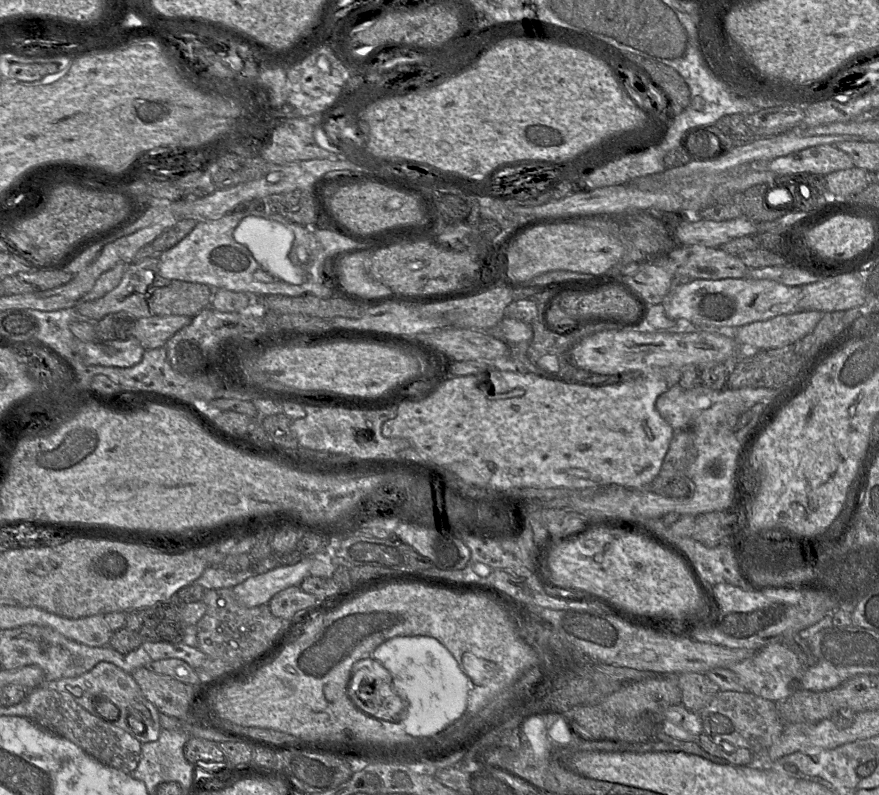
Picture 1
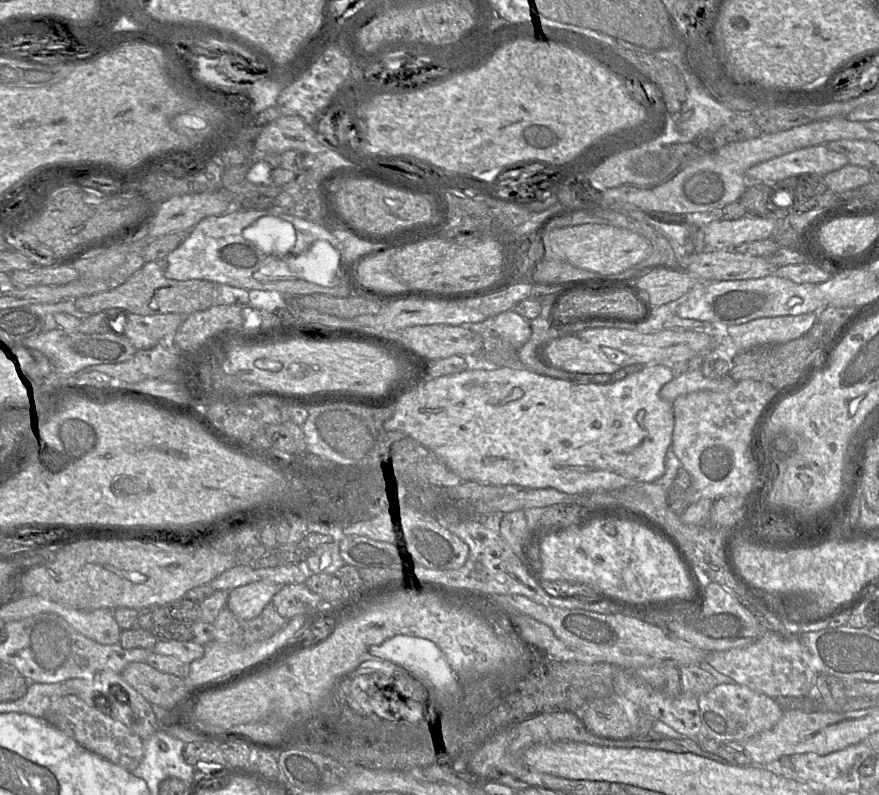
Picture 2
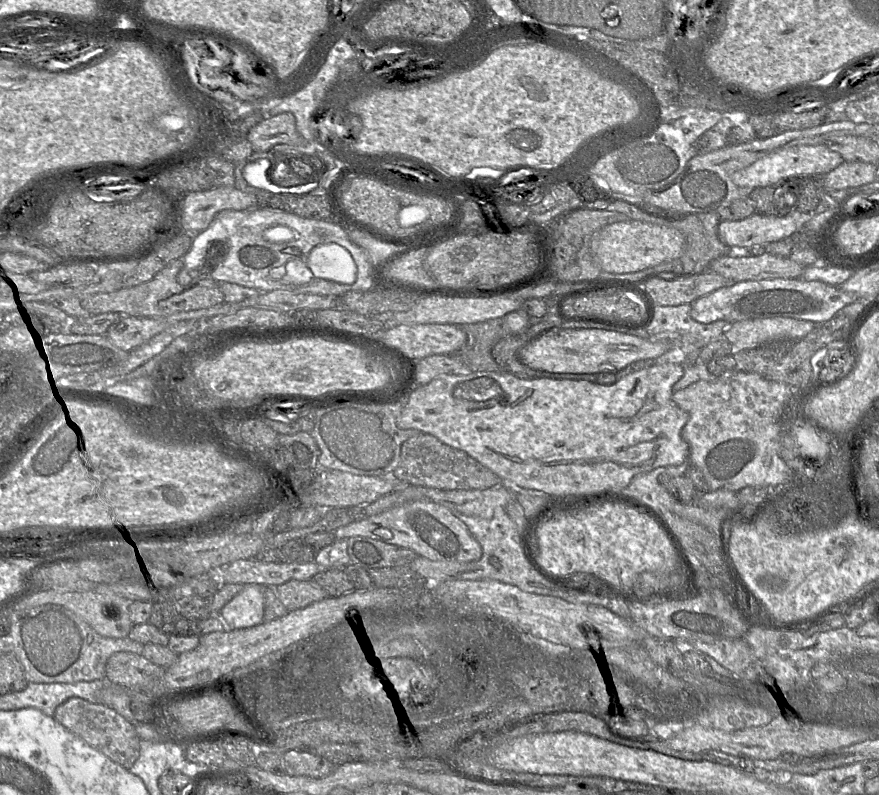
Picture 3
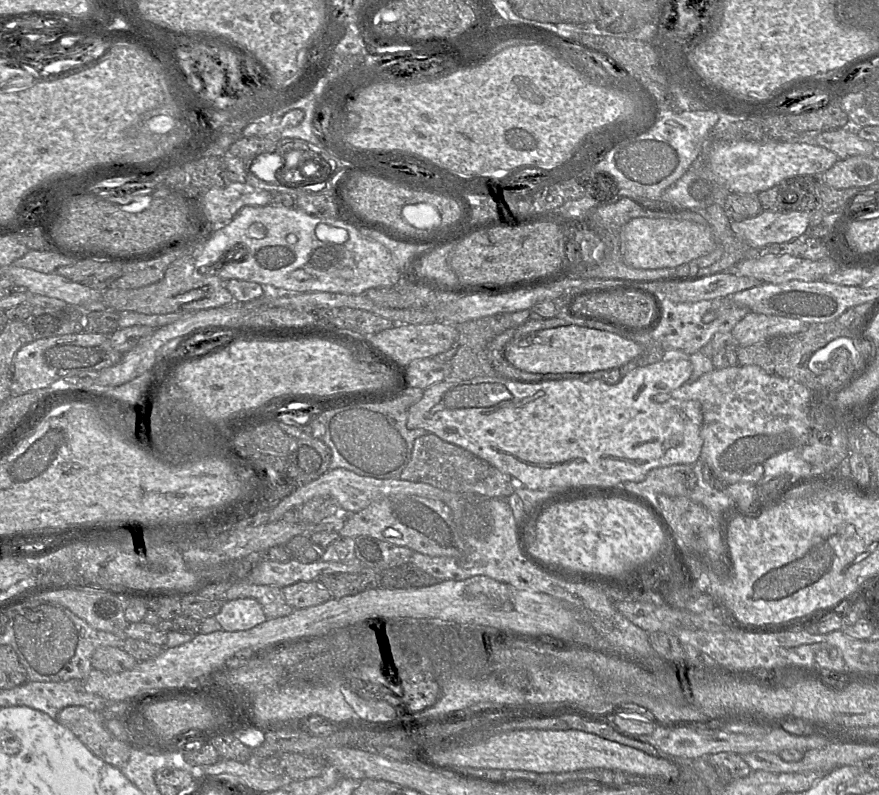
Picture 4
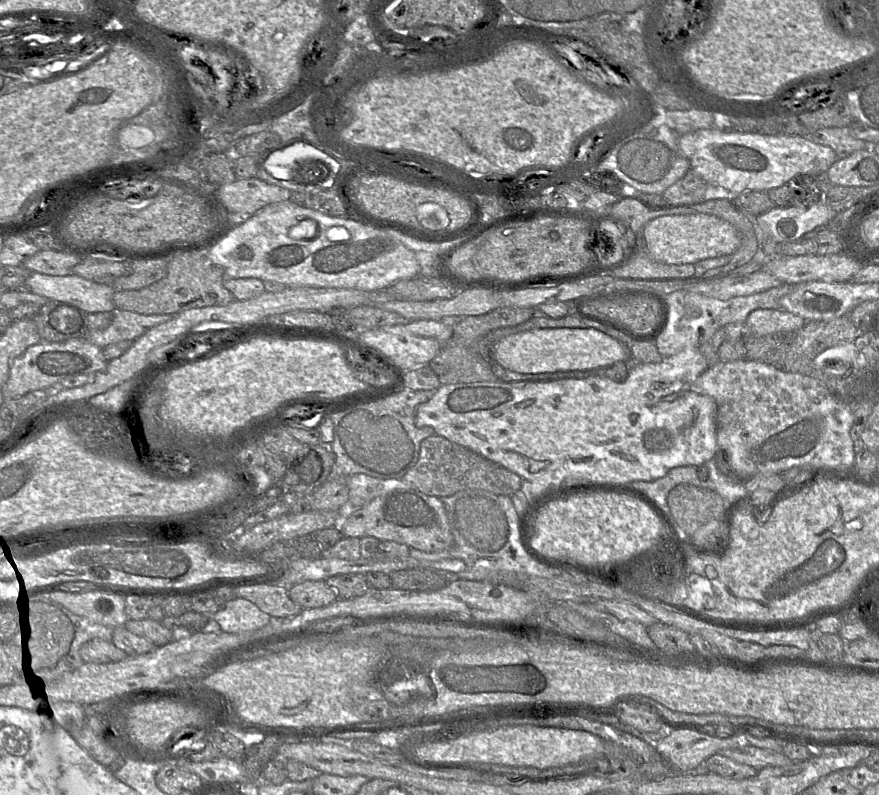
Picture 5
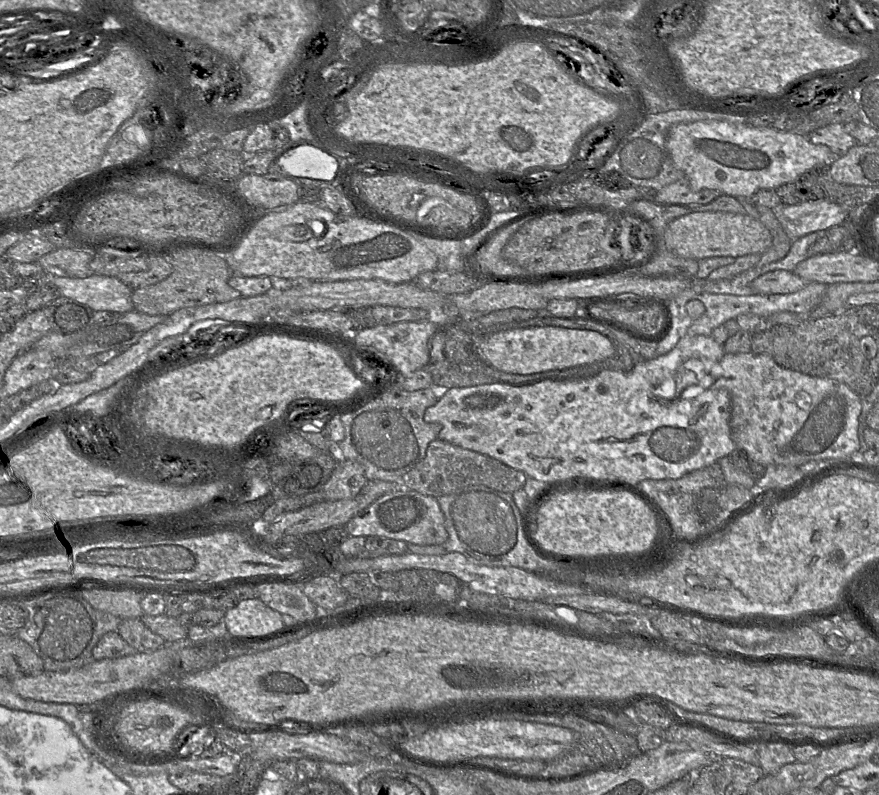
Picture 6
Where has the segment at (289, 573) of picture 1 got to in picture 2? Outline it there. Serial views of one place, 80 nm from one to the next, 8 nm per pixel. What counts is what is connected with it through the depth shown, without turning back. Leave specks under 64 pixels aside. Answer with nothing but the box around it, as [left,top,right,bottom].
[226,582,284,619]

